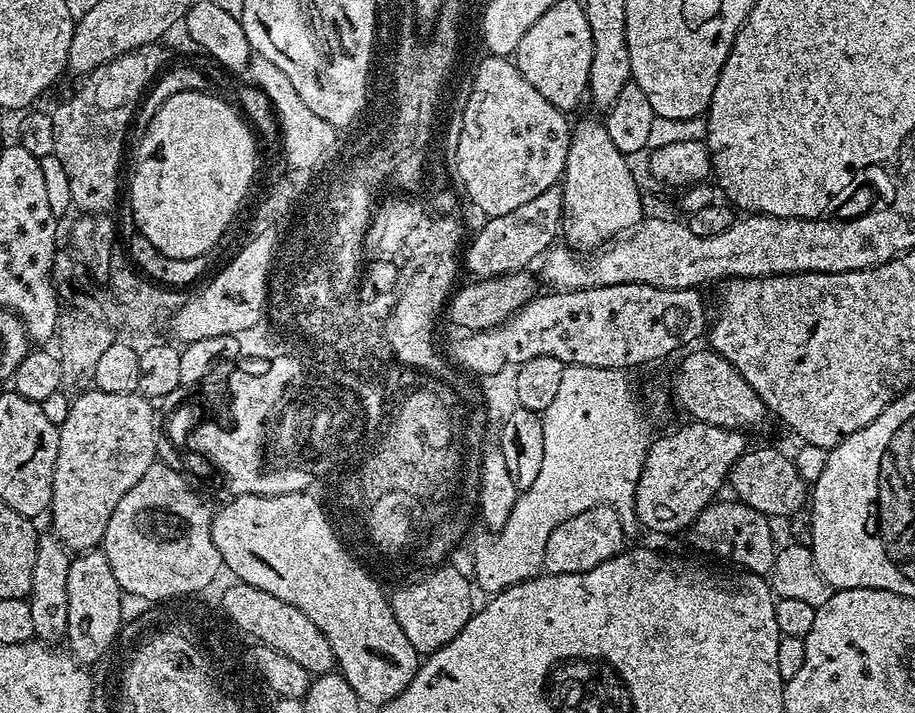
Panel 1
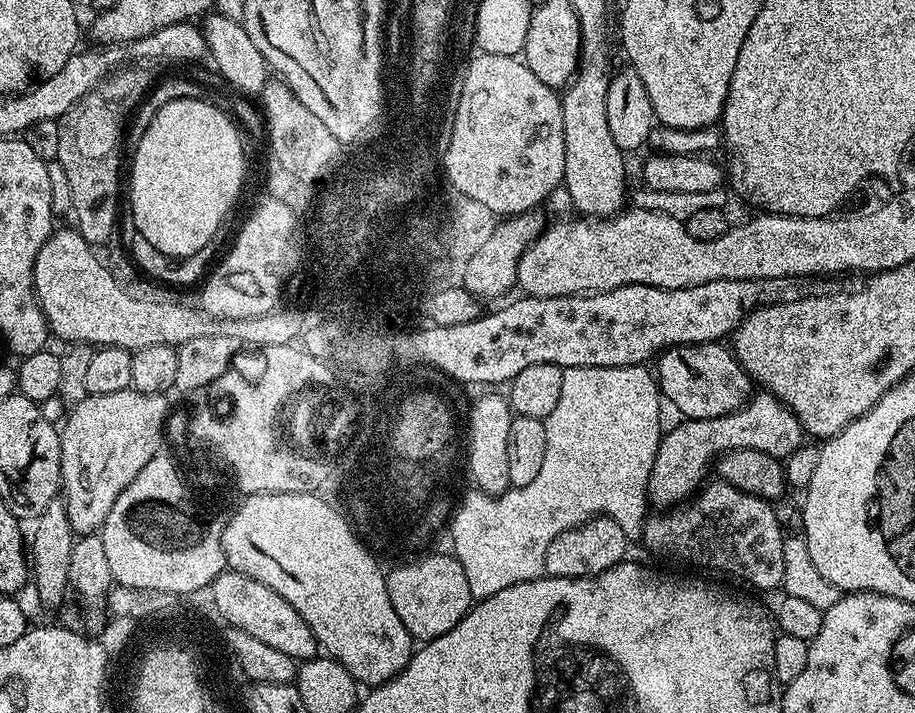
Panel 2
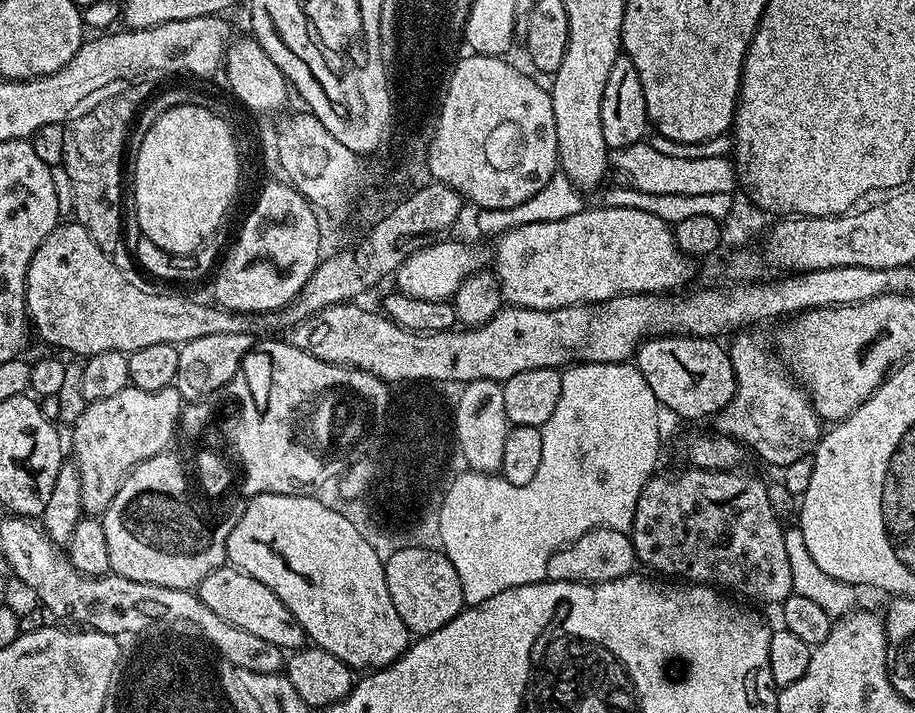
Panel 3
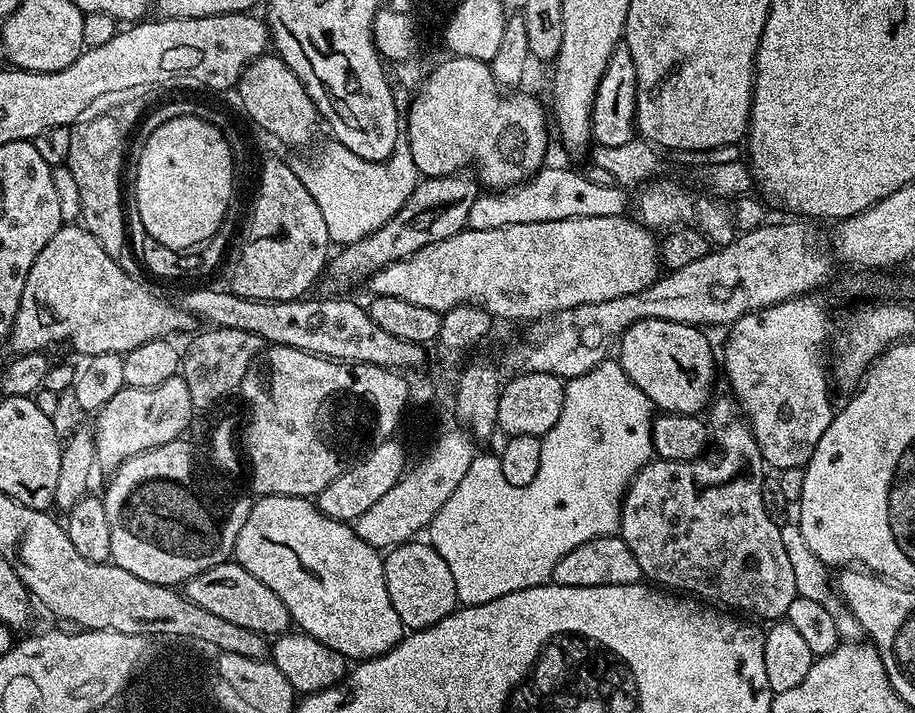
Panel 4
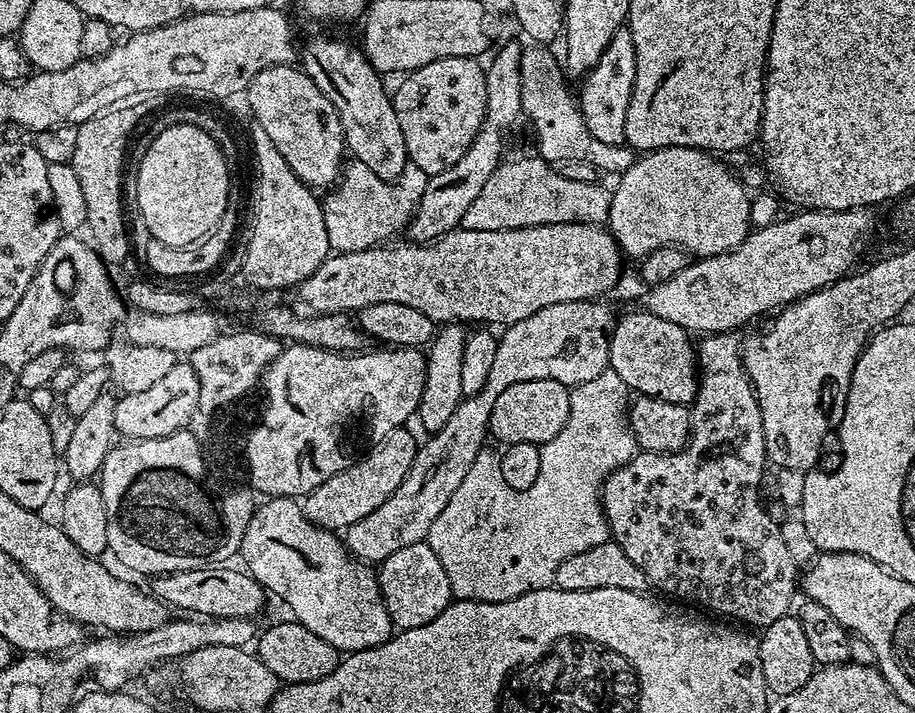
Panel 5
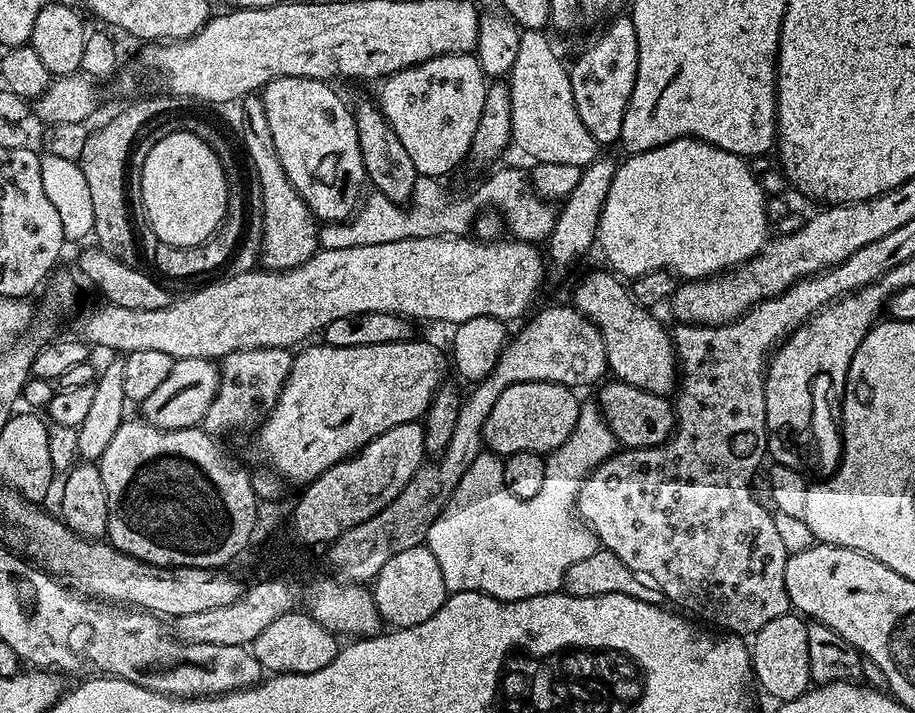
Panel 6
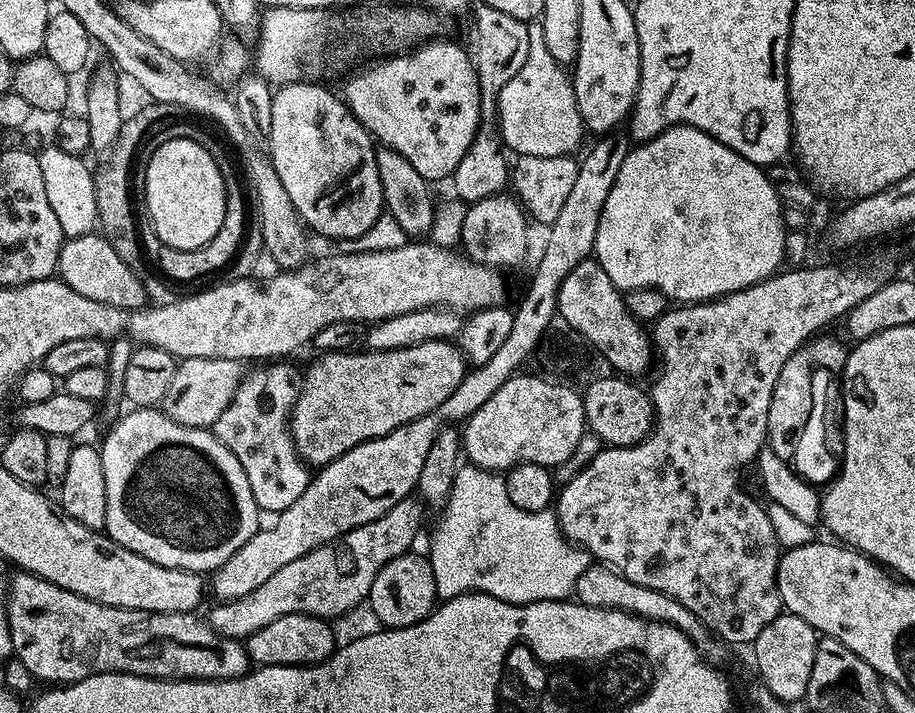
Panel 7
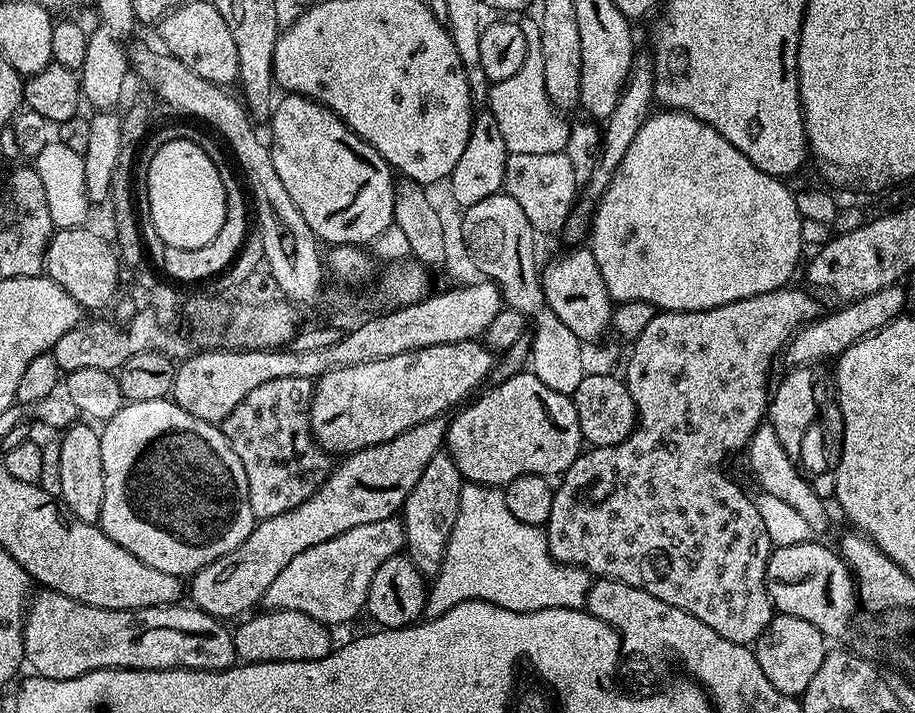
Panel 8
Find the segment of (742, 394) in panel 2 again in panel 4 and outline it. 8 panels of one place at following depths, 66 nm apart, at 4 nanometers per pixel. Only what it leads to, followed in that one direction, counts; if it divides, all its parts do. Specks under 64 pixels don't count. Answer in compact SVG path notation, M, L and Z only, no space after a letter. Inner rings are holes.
M635 320L618 341L622 370L650 398L653 409L694 416L713 403L718 356L712 353L707 331L694 324L669 320Z

